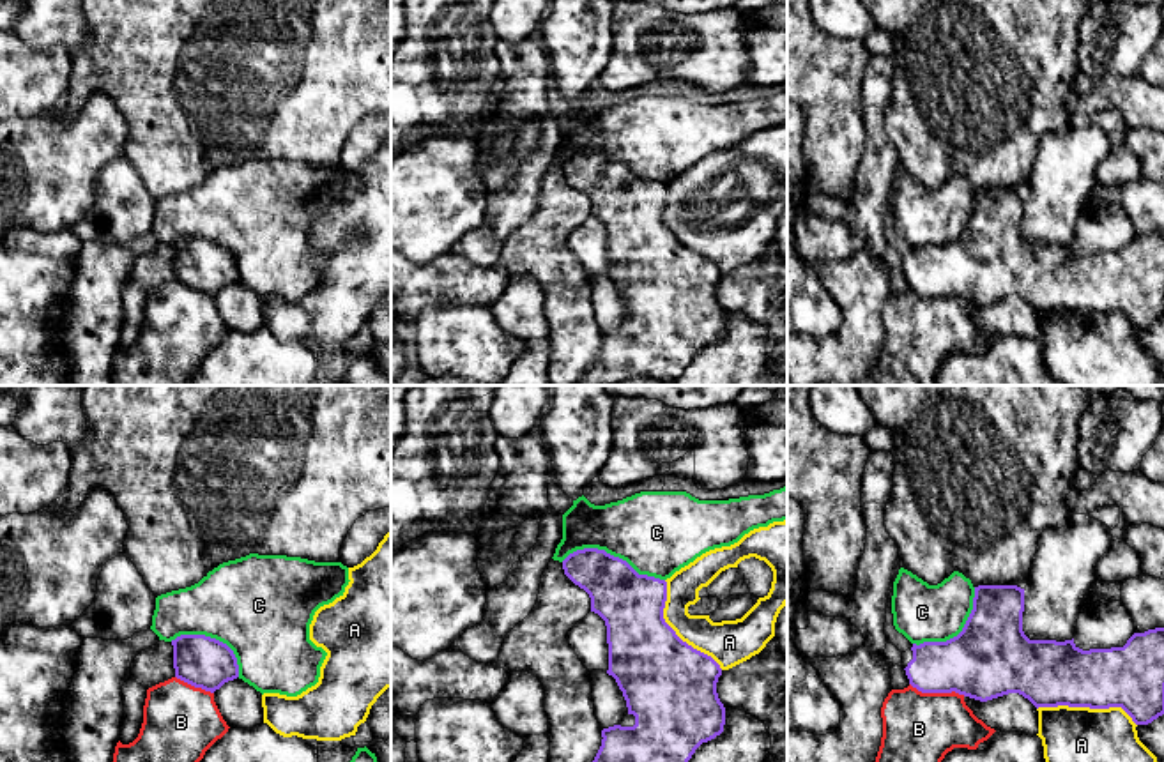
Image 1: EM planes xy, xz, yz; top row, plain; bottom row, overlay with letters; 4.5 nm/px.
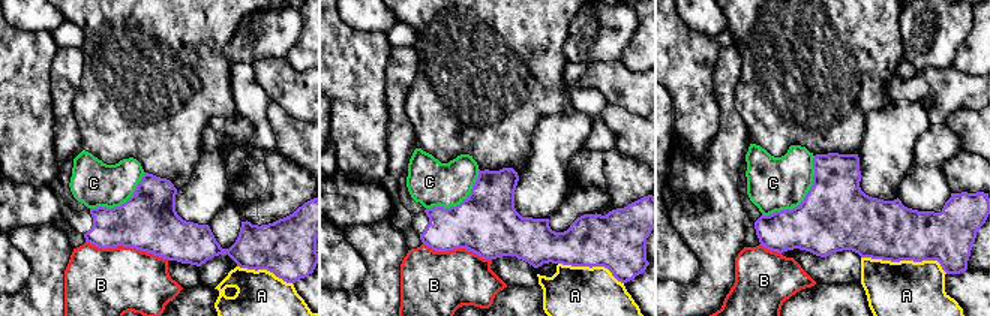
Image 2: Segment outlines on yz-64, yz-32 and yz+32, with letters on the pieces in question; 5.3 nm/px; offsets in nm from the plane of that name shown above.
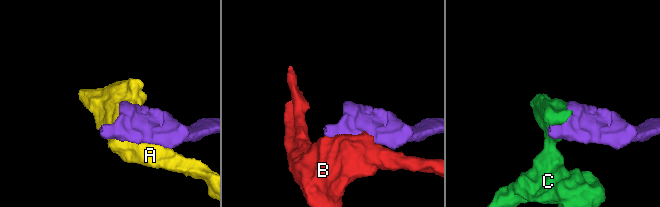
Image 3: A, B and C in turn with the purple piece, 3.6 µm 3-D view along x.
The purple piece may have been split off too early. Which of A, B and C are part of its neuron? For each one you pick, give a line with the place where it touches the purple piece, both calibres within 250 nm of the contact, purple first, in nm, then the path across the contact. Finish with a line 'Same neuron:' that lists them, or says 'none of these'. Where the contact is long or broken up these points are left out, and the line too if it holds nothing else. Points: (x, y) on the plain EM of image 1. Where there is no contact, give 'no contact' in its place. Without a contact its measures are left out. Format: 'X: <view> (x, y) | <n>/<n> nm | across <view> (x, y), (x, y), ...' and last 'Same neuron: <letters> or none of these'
Same neuron: none of these

